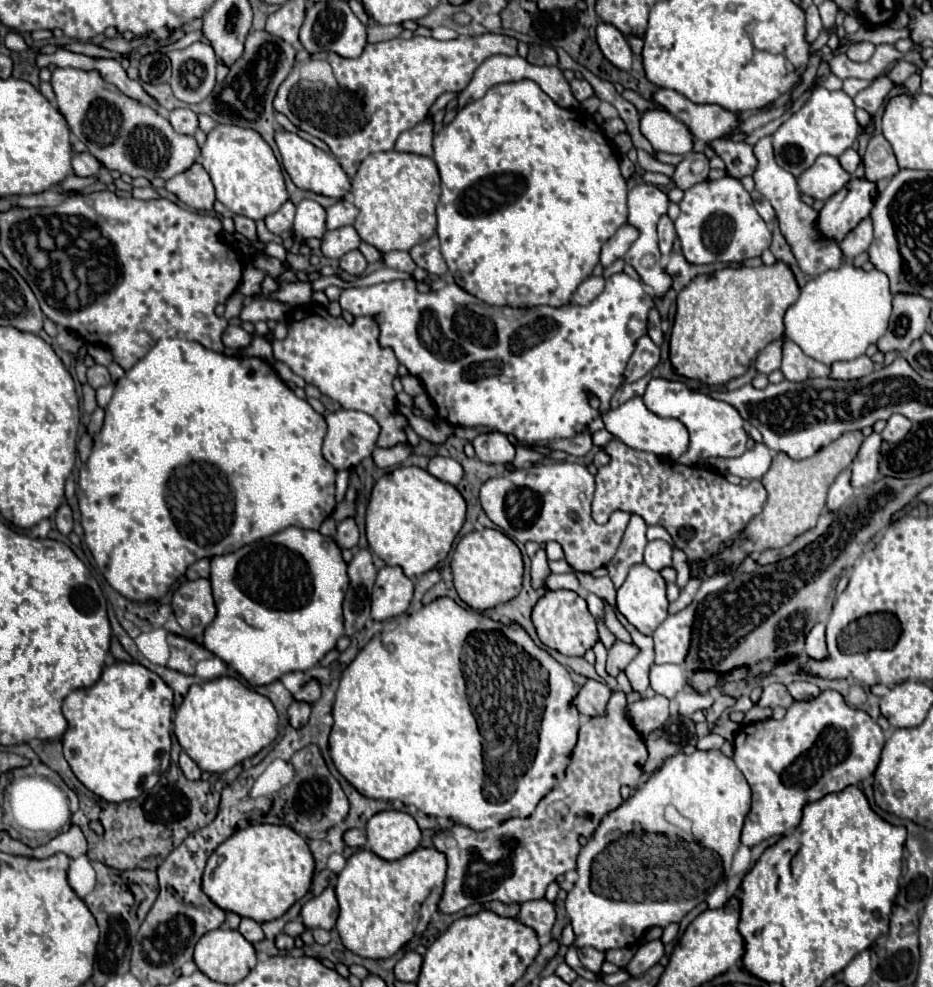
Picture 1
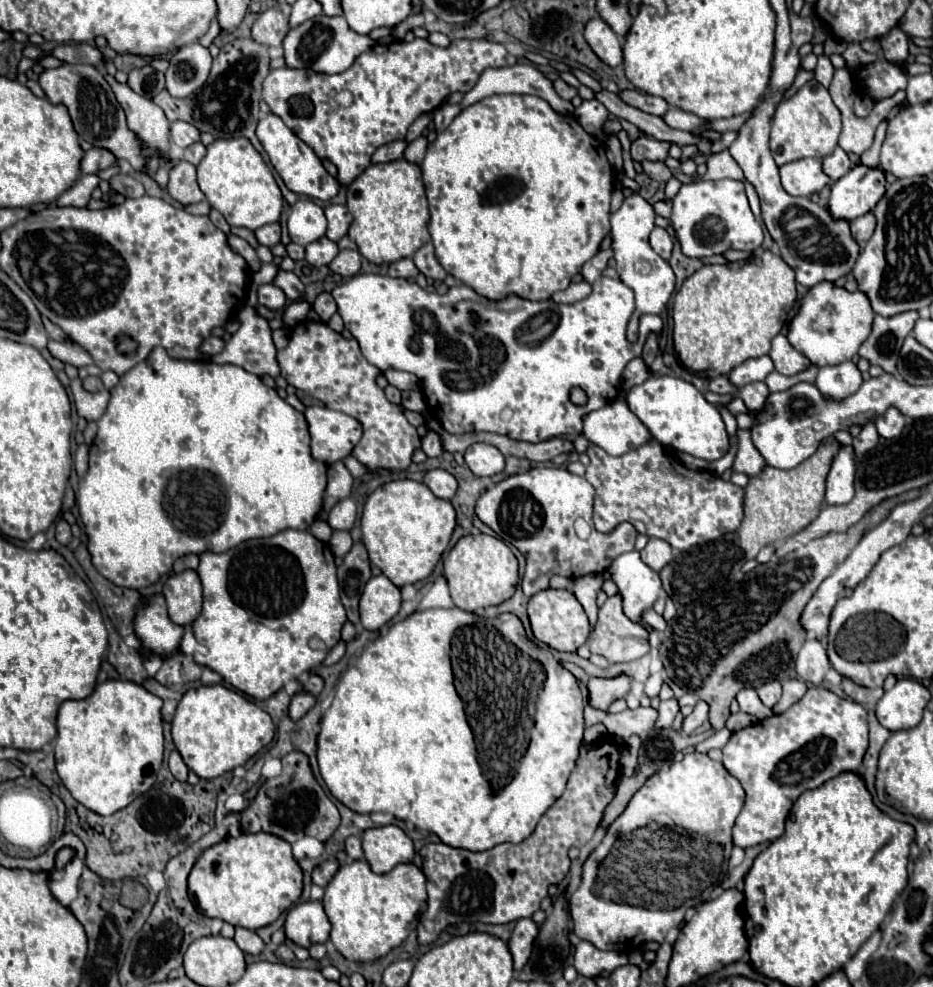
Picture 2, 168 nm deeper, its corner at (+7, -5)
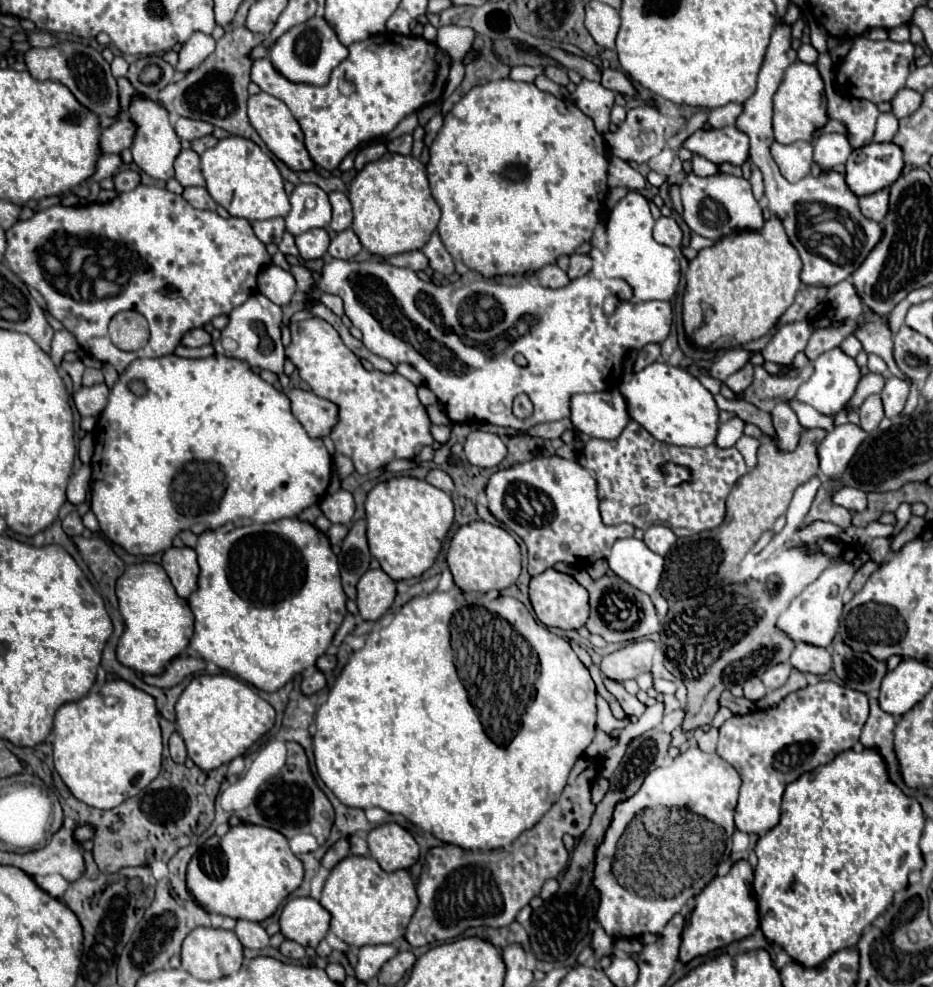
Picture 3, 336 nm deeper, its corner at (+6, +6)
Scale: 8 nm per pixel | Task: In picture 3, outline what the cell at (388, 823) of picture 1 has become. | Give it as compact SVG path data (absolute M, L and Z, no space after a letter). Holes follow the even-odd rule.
M384 824L368 834L370 856L386 872L408 870L420 856L414 838L398 824Z

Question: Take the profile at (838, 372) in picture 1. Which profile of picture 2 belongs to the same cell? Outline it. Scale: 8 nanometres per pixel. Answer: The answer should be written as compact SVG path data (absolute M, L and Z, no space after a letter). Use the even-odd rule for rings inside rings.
M845 361L833 367L821 367L815 379L817 389L831 399L843 399L855 393L861 383L861 371L853 361Z

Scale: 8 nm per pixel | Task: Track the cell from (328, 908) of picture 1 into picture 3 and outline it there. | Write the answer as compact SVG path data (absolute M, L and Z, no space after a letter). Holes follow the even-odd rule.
M294 898L286 902L280 914L280 932L286 940L316 948L324 940L330 924L330 914L314 898Z

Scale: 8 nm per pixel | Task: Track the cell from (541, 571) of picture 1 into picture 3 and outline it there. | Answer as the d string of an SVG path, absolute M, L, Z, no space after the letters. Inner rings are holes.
M560 456L532 458L492 474L486 496L488 510L528 546L528 572L532 576L542 574L556 562L586 568L600 558L608 558L610 548L618 538L630 538L634 534L632 524L606 526L602 522L594 476L578 462ZM576 524L582 528L574 528Z

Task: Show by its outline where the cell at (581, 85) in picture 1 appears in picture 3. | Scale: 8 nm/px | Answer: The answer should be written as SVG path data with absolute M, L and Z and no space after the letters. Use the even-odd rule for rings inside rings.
M546 66L544 76L548 76L552 82L556 82L560 86L566 86L570 82L568 74L566 74L566 68L562 68L562 66Z

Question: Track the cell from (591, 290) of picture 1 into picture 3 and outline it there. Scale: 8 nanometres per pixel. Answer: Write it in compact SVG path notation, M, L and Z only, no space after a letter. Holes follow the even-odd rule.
M548 264L548 266L540 268L538 272L534 272L534 276L542 286L548 286L548 288L562 288L570 282L566 272L560 270L556 264Z

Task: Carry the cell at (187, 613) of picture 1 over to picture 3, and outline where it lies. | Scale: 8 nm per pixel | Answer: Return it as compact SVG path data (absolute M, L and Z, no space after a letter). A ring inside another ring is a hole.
M182 546L182 548L168 548L162 556L162 568L166 570L168 578L172 580L178 596L188 598L198 586L198 562L196 562L196 552L194 548Z

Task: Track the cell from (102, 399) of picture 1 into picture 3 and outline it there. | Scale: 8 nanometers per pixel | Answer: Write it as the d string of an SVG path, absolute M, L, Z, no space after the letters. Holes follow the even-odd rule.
M96 384L96 386L82 386L76 394L74 394L74 402L76 408L80 412L80 416L100 416L106 402L108 402L108 386L106 384Z

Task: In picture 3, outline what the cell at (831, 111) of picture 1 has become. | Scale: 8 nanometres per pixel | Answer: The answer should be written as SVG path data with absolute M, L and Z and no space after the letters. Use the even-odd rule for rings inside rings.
M800 60L792 62L774 94L774 140L780 144L792 144L796 140L810 142L814 128L820 128L826 122L826 94L820 72L814 64L804 64Z

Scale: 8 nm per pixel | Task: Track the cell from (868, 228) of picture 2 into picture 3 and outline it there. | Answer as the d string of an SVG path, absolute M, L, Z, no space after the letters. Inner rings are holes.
M888 188L868 196L860 196L860 208L866 218L882 222L884 214L888 214Z

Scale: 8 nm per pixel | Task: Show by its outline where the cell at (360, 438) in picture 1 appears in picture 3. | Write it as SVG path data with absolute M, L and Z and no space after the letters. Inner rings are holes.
M300 388L288 390L288 398L292 414L298 418L298 422L306 428L306 432L312 438L322 438L330 434L338 418L338 408L330 400L324 400L314 392Z

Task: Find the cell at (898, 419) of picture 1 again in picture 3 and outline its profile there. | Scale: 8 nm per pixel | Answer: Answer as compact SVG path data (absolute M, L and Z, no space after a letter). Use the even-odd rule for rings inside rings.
M890 376L886 380L884 390L882 390L882 402L884 402L884 410L886 410L888 418L894 420L896 416L900 416L900 412L906 404L908 392L910 392L910 380L896 378L896 376Z

